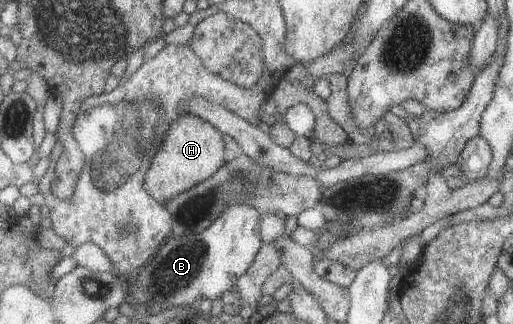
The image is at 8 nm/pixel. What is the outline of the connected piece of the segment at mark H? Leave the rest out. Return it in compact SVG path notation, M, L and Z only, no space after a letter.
M187 113L172 124L170 134L147 174L147 188L152 196L166 205L174 196L218 174L231 156L222 130L202 116Z

